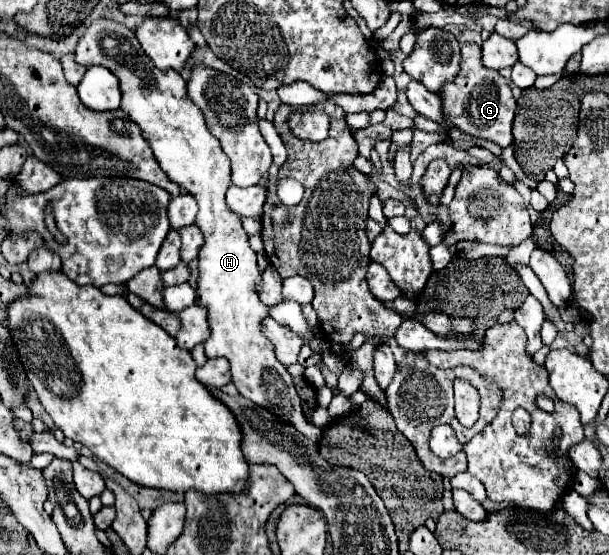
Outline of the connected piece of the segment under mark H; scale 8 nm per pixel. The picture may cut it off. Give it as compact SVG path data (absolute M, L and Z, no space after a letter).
M97 19L95 23L91 23L91 27L85 31L85 35L81 37L81 41L77 45L75 59L83 67L103 65L117 75L117 79L121 81L121 107L123 107L123 111L129 113L131 119L141 127L143 139L153 149L161 169L169 175L169 179L175 181L177 185L181 185L181 189L185 189L187 193L191 193L197 199L199 213L195 217L195 223L205 237L205 243L199 249L199 257L197 257L197 261L199 261L197 303L207 309L207 321L211 327L211 337L205 341L205 355L207 357L227 357L231 363L231 381L243 397L251 399L255 405L271 409L271 413L275 413L283 421L295 425L295 429L299 429L299 433L303 433L305 437L309 437L311 441L317 443L321 439L321 429L307 423L303 409L301 409L301 399L299 399L295 385L293 385L293 377L277 361L275 351L273 351L273 343L263 333L263 321L269 317L269 307L259 299L259 291L255 289L261 283L261 271L257 267L257 255L249 245L249 235L243 229L241 215L233 213L225 201L225 193L231 187L229 161L227 161L227 155L223 153L219 141L209 133L205 119L203 119L203 113L189 99L187 83L183 81L183 77L179 73L159 71L153 65L153 61L145 57L135 33L131 29L127 29L125 25L119 25L119 23L109 21L109 19Z

